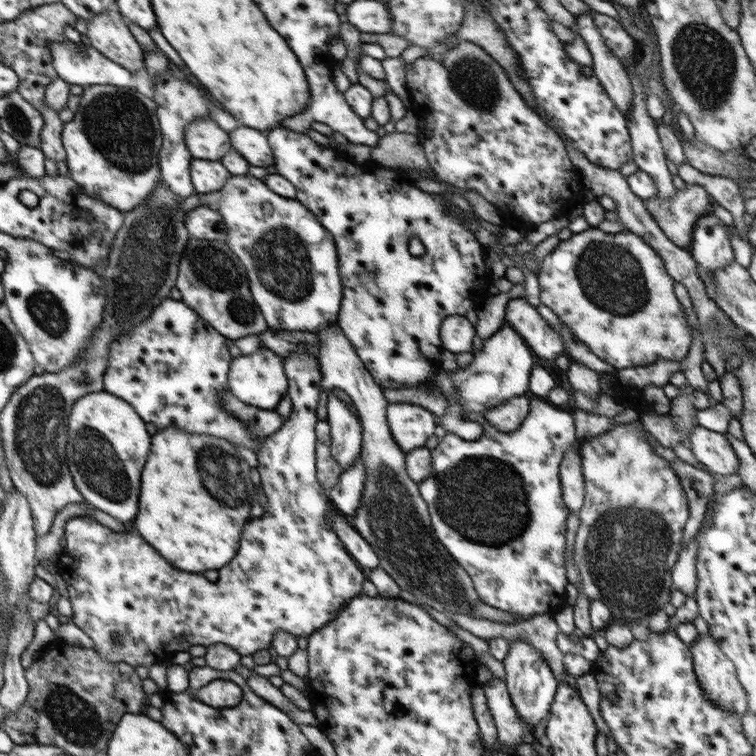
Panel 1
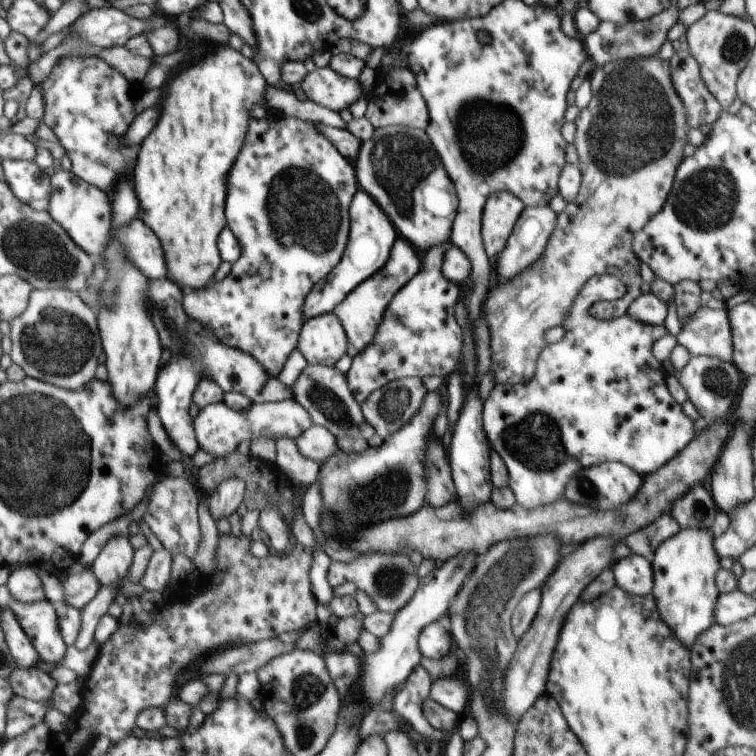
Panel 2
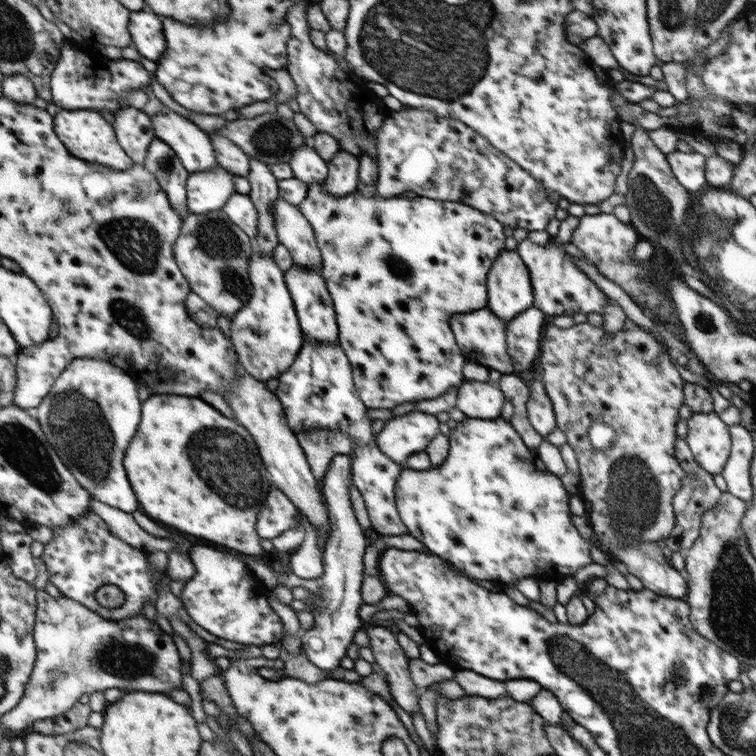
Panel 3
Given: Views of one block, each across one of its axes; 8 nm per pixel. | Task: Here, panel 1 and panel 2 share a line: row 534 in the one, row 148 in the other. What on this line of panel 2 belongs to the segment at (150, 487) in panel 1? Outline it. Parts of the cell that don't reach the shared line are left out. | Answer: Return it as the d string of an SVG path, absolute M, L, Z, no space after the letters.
M228 44L211 46L214 50L212 54L208 54L204 60L198 59L198 64L193 64L192 68L178 74L178 78L170 82L158 128L154 128L154 134L142 142L142 154L139 149L132 178L132 184L138 184L138 204L142 204L142 216L136 218L147 224L162 242L167 266L166 277L183 291L198 291L208 286L214 281L214 273L223 261L216 240L226 226L224 204L228 174L244 144L250 120L248 110L257 103L262 104L268 86L253 60Z

